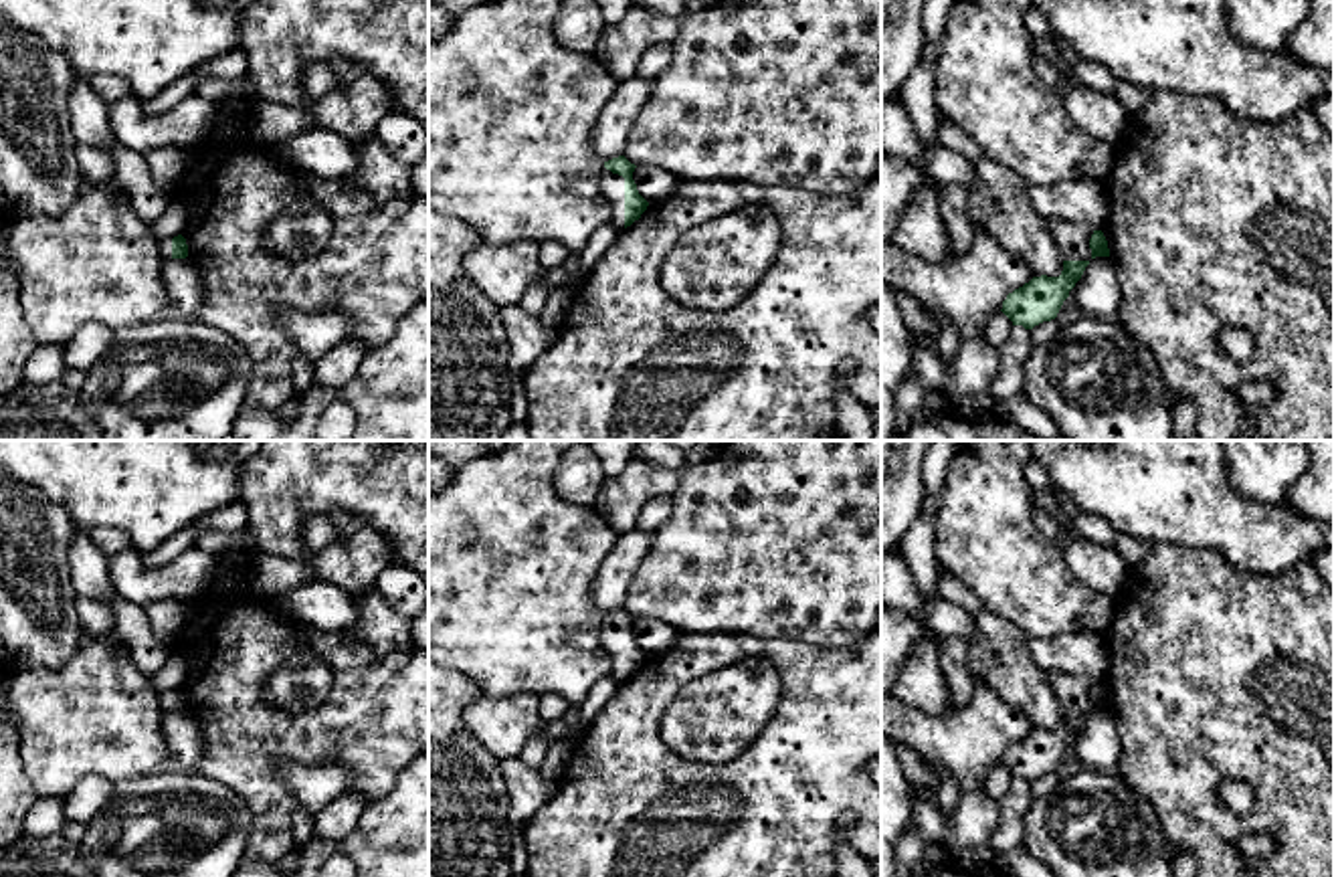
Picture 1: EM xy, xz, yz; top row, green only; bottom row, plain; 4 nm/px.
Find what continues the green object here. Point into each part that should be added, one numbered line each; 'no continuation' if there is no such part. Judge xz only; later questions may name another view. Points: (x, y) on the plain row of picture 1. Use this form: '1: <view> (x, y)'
1: xz (613, 637)

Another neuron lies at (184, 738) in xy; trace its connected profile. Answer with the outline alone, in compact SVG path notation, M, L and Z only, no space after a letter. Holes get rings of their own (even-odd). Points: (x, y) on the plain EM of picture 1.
M186 711L162 713L162 732L166 736L172 758L176 758L182 770L192 772L204 756L204 734Z

